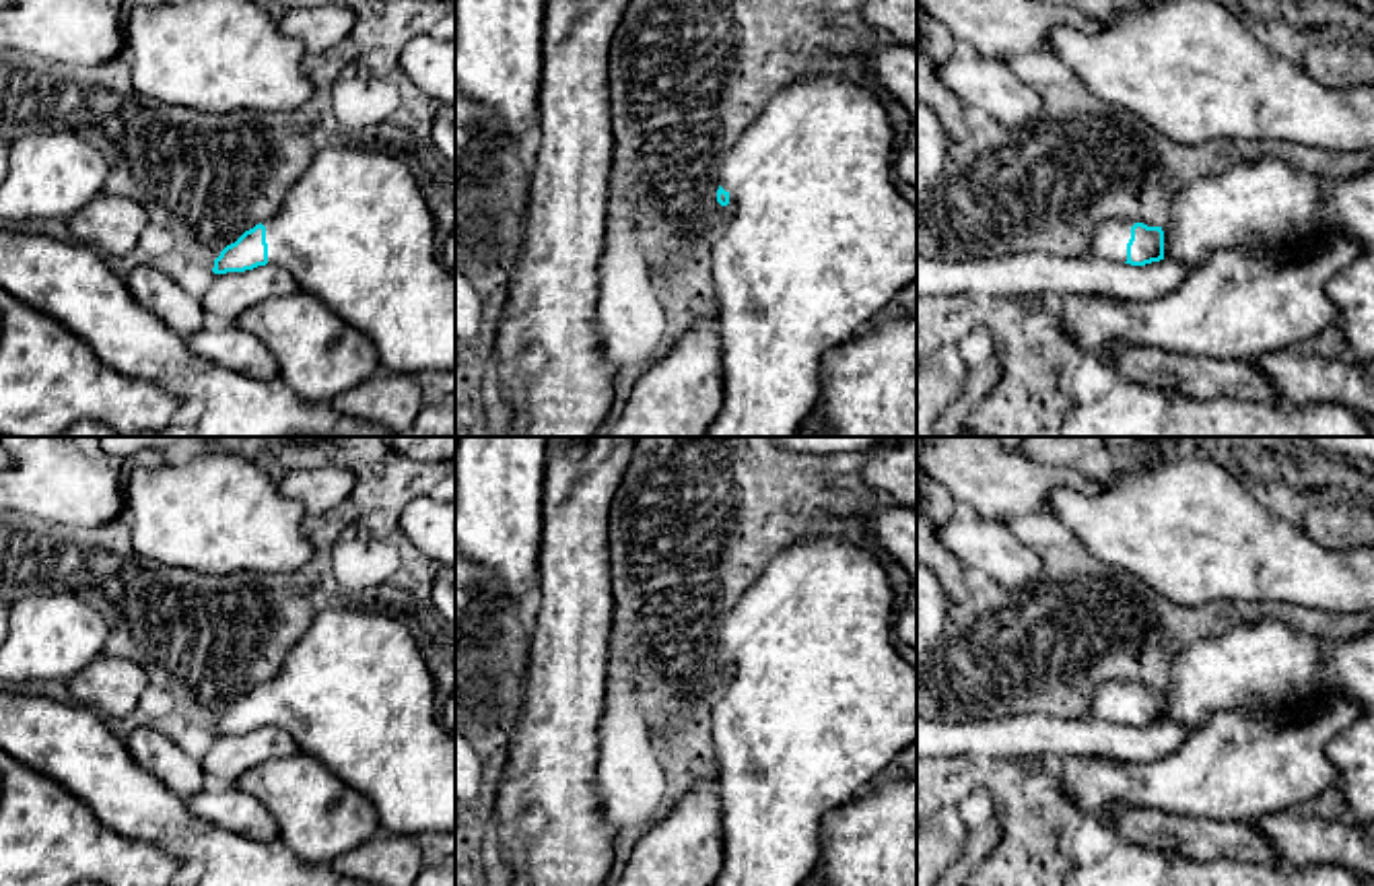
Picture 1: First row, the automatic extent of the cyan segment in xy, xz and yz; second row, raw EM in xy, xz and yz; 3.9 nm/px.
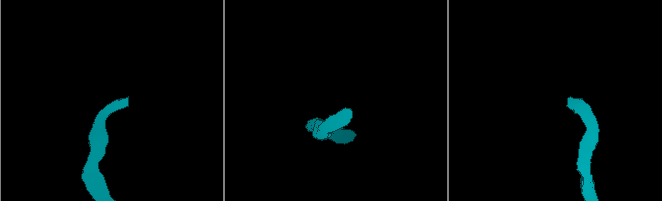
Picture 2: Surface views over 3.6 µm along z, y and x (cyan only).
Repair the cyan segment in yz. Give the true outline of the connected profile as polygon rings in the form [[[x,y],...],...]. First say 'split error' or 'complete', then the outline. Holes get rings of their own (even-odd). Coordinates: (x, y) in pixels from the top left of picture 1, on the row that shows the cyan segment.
split error; [[[1259,157],[1182,188],[1164,227],[1106,220],[1090,247],[1117,264],[1166,258],[1195,270],[1220,249],[1281,255],[1331,231],[1374,251],[1374,165],[1318,177],[1277,157]]]

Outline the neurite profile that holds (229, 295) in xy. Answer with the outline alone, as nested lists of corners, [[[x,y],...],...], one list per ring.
[[[266,264],[245,272],[216,274],[202,305],[251,332],[278,363],[280,381],[305,402],[332,402],[381,371],[371,338],[340,319],[321,299],[303,291],[282,266]]]

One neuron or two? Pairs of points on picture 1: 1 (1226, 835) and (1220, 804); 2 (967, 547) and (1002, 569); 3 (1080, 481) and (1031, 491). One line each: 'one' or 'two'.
1: two
2: one
3: one

